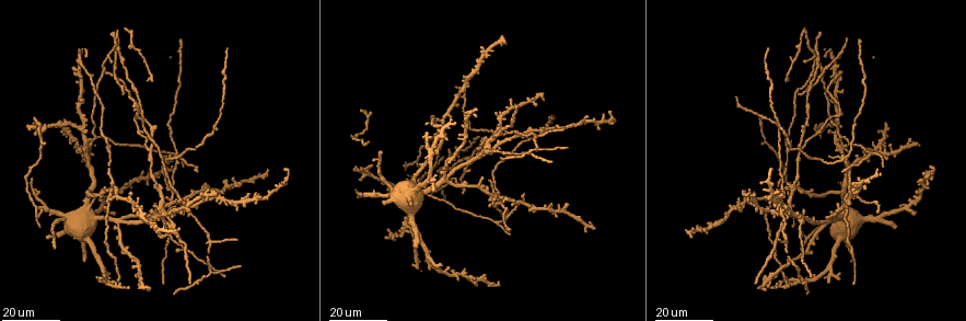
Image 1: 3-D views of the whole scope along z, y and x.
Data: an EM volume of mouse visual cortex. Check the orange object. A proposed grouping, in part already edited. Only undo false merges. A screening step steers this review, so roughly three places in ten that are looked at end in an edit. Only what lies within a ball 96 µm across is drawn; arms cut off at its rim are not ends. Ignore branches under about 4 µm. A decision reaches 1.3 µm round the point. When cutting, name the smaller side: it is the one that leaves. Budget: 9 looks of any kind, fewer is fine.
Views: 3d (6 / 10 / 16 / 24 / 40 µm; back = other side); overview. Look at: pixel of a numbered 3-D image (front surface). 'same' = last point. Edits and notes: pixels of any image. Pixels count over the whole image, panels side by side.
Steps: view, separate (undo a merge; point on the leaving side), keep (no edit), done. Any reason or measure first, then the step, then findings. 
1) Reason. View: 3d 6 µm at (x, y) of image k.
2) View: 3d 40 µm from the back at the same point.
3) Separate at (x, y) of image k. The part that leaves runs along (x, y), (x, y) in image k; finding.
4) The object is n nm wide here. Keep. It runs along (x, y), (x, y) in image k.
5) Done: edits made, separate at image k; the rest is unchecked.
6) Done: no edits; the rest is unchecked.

Four arms meet. View: 3d 16 µm at (191, 214) of image 1.

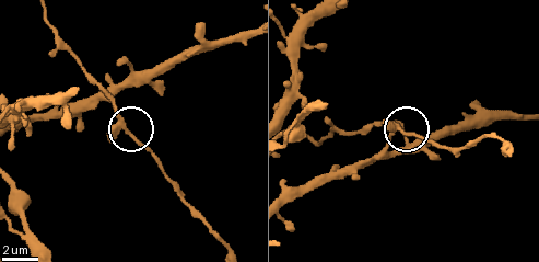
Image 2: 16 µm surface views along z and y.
View: 3d 6 µm at (119, 120) of image 2.

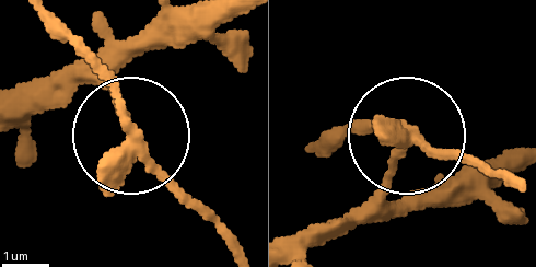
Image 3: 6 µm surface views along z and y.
View: 3d 6 µm from the back at (406, 136) of image 3.

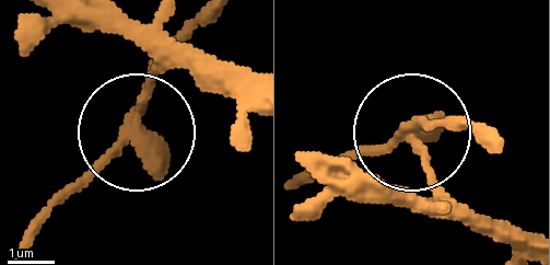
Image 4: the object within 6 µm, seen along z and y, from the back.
4 arms meet here. Keep. All the same neuron.

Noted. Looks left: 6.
Two arms in line, one across. View: 3d 24 µm at (499, 221) of image 1.

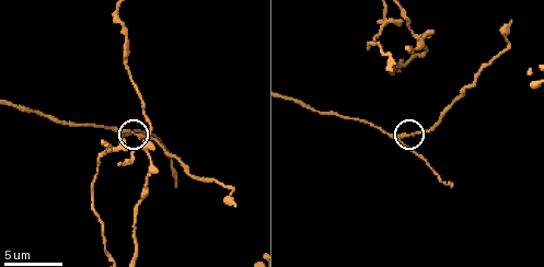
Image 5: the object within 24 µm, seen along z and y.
View: 3d 10 µm at (121, 133) of image 5.

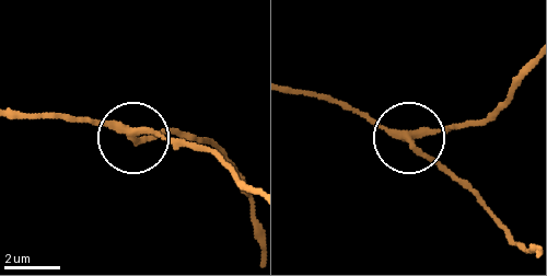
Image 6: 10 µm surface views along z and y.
3 arms meet here. Keep. One neuron here.

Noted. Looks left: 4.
Looks like a crossing. View: 3d 24 µm at (168, 205) of image 1.

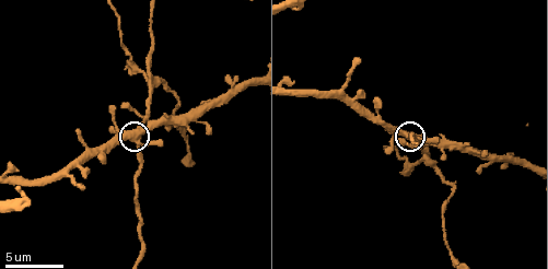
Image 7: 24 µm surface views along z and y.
View: 3d 10 µm at (138, 138) of image 7.

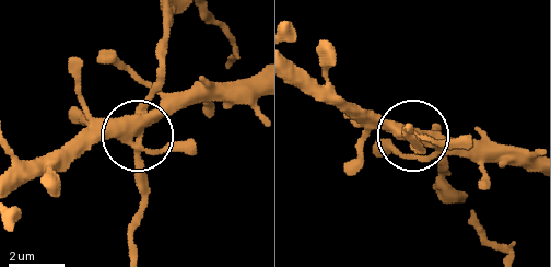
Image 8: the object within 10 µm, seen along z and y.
Keep. It runs along (21, 184), (106, 140), (127, 137), (133, 144), (141, 220) in image 8; continuous, no second neuron.

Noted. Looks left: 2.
Four-way junction. View: 3d 10 µm at (151, 80) of image 7.

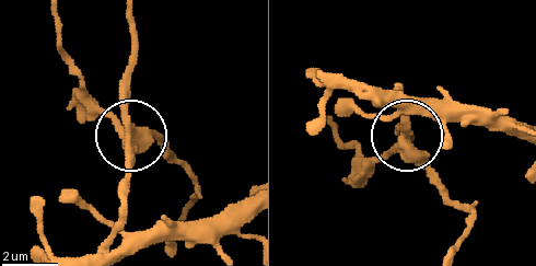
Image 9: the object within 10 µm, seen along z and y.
The side arm is 22 µm long. Separate at (158, 137) of image 9. The part that leaves runs along (129, 134), (84, 87), (54, 15) in image 9; two neurons meet here.

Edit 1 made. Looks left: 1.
Done: edits made, separate at image 9; the rest is unchecked.

